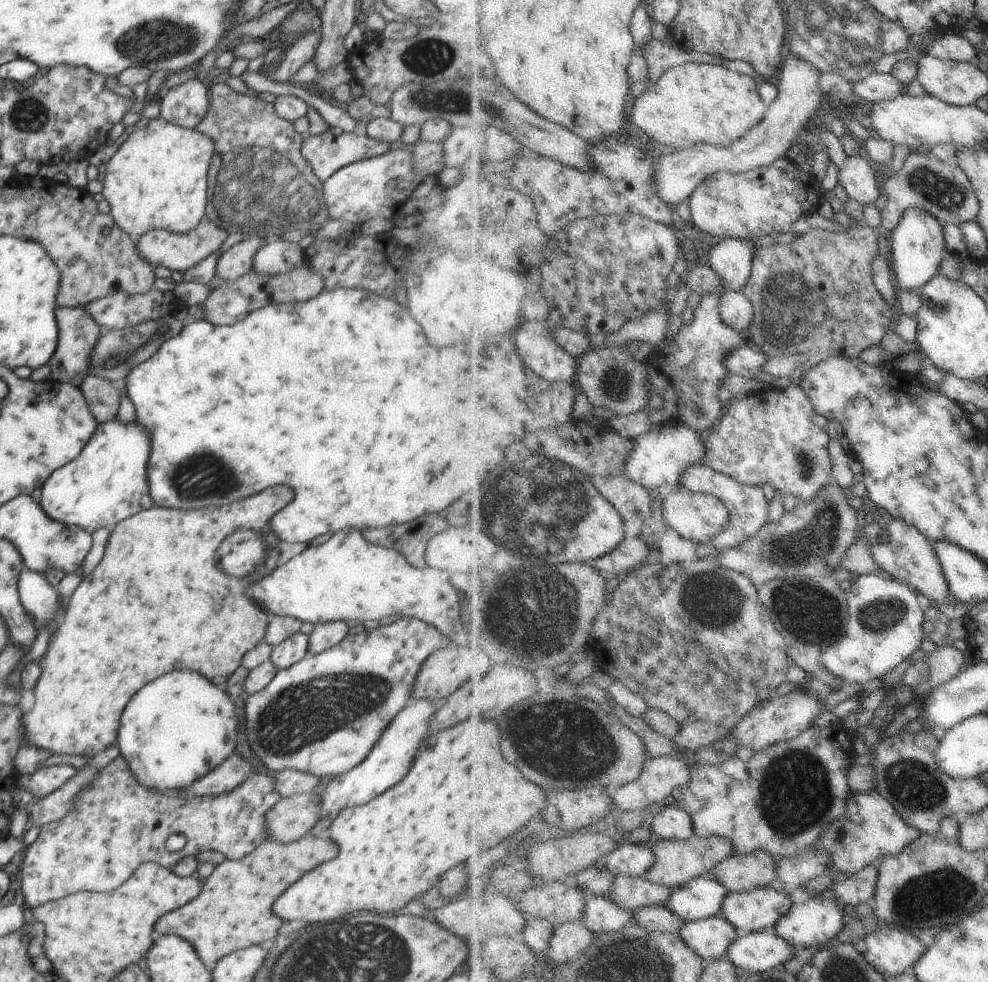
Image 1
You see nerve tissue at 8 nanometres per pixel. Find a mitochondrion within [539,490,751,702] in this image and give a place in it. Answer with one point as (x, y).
(716, 597)

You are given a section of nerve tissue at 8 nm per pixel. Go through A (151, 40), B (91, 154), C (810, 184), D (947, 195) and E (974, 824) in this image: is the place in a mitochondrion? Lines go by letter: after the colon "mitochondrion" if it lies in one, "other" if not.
A: mitochondrion
B: other
C: other
D: mitochondrion
E: other

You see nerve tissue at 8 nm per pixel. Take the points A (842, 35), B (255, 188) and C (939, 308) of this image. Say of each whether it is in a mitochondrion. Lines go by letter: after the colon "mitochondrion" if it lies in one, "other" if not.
A: mitochondrion
B: mitochondrion
C: mitochondrion

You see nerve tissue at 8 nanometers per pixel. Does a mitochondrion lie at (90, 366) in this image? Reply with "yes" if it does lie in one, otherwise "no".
no

